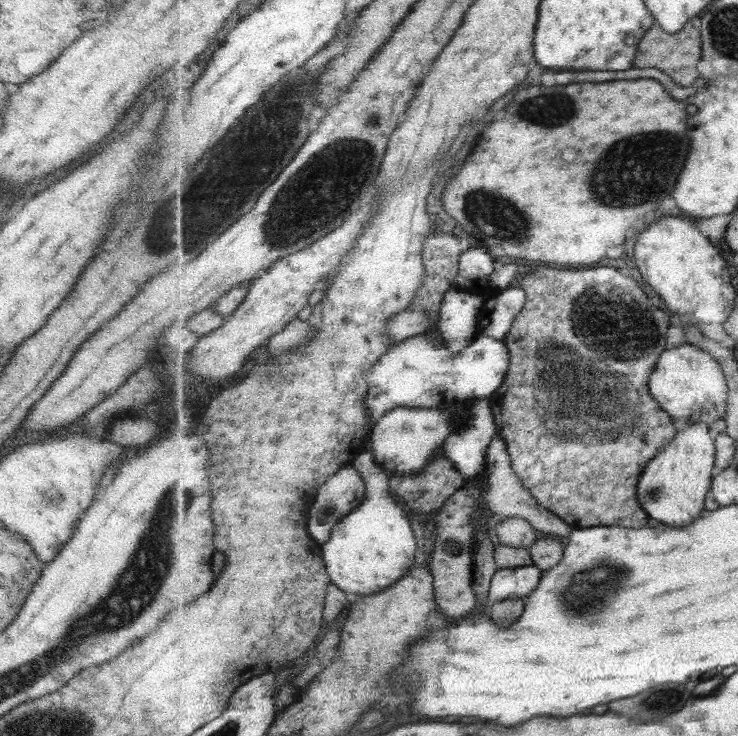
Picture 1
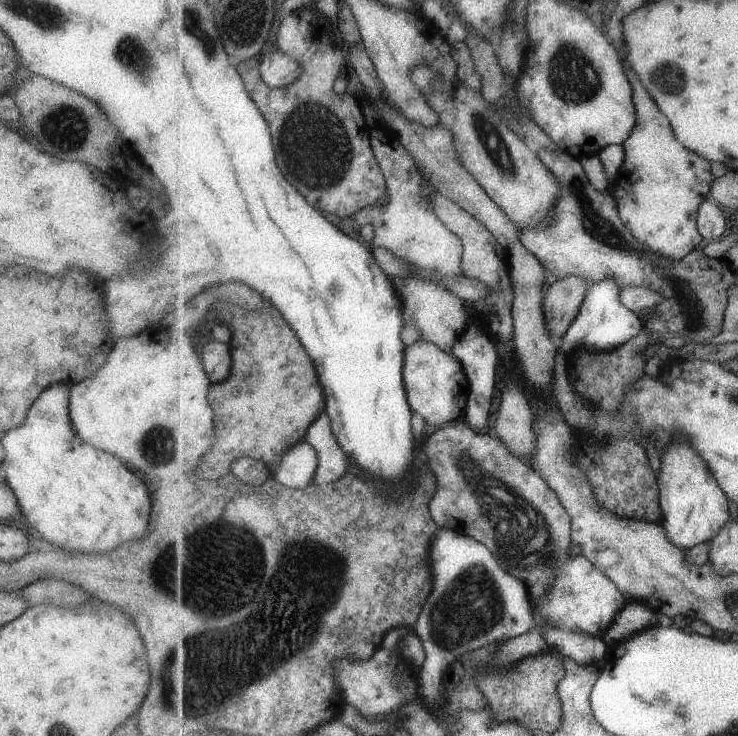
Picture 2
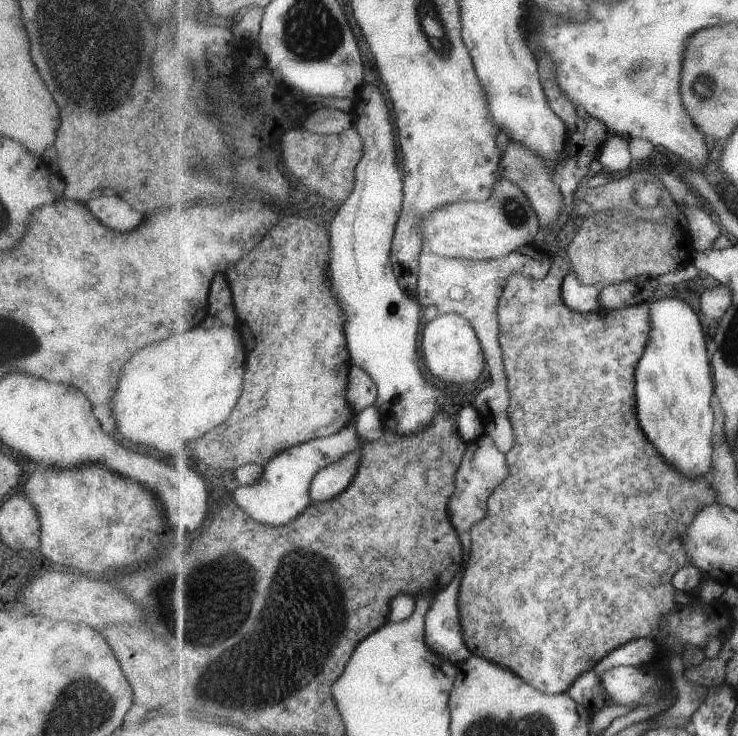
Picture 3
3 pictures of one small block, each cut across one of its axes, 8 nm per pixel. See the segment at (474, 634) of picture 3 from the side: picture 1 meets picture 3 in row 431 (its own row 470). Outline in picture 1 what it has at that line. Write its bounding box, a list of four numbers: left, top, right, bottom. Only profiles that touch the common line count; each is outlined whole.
[488,267,679,529]

